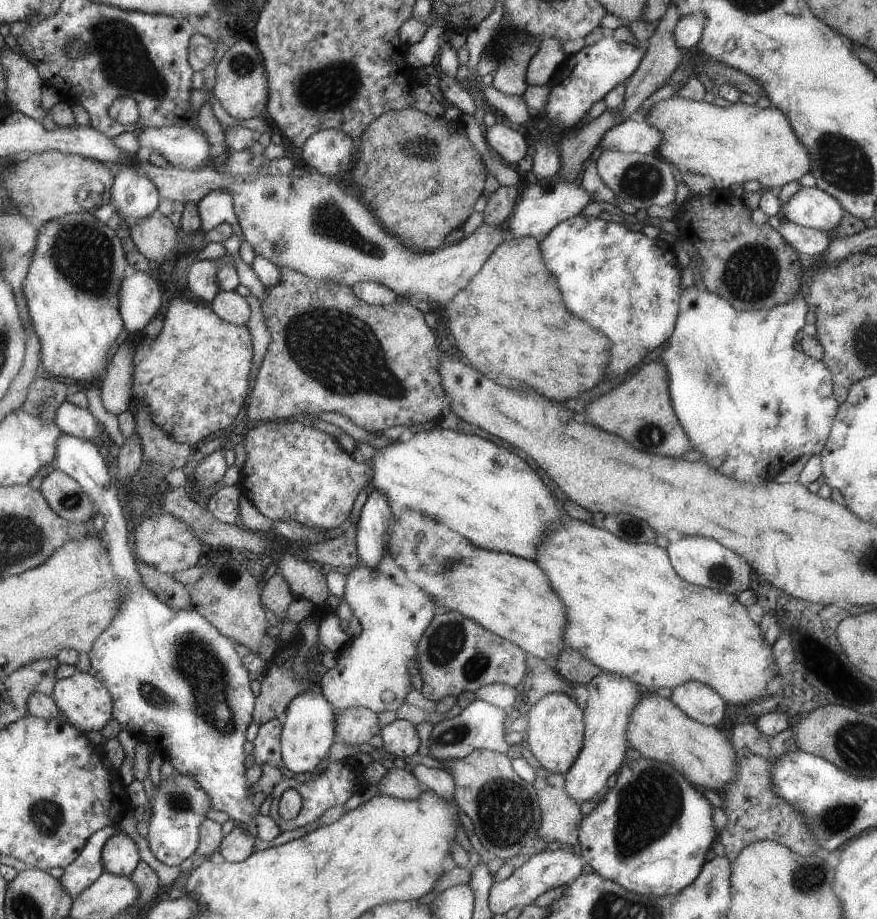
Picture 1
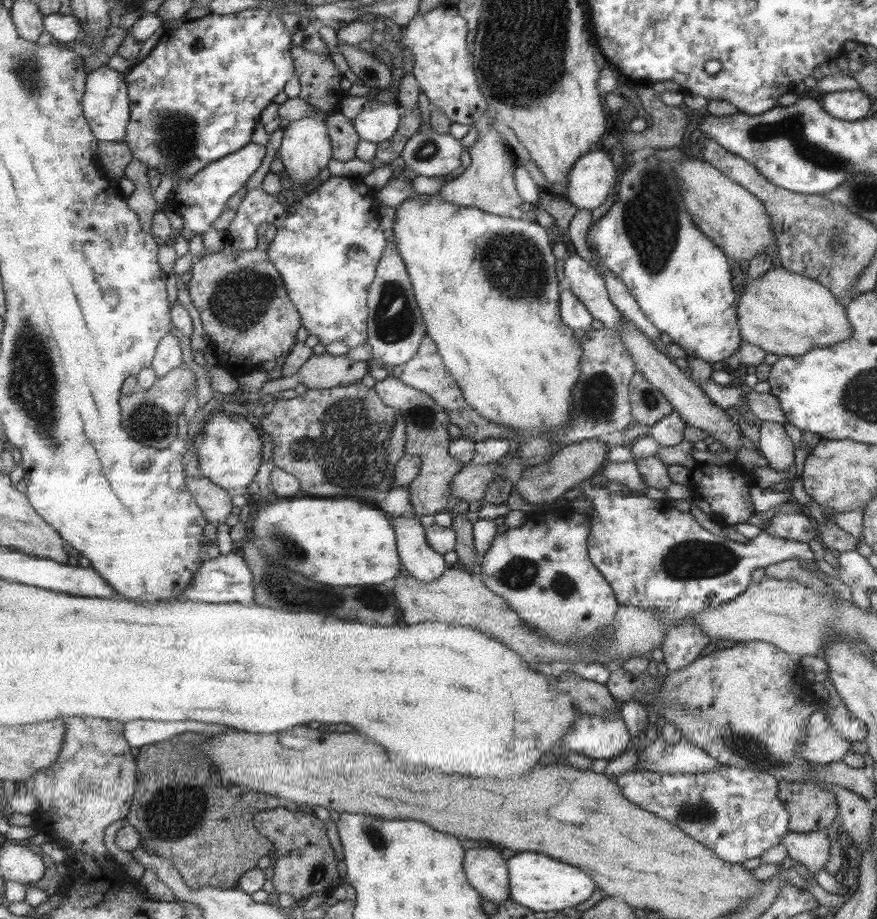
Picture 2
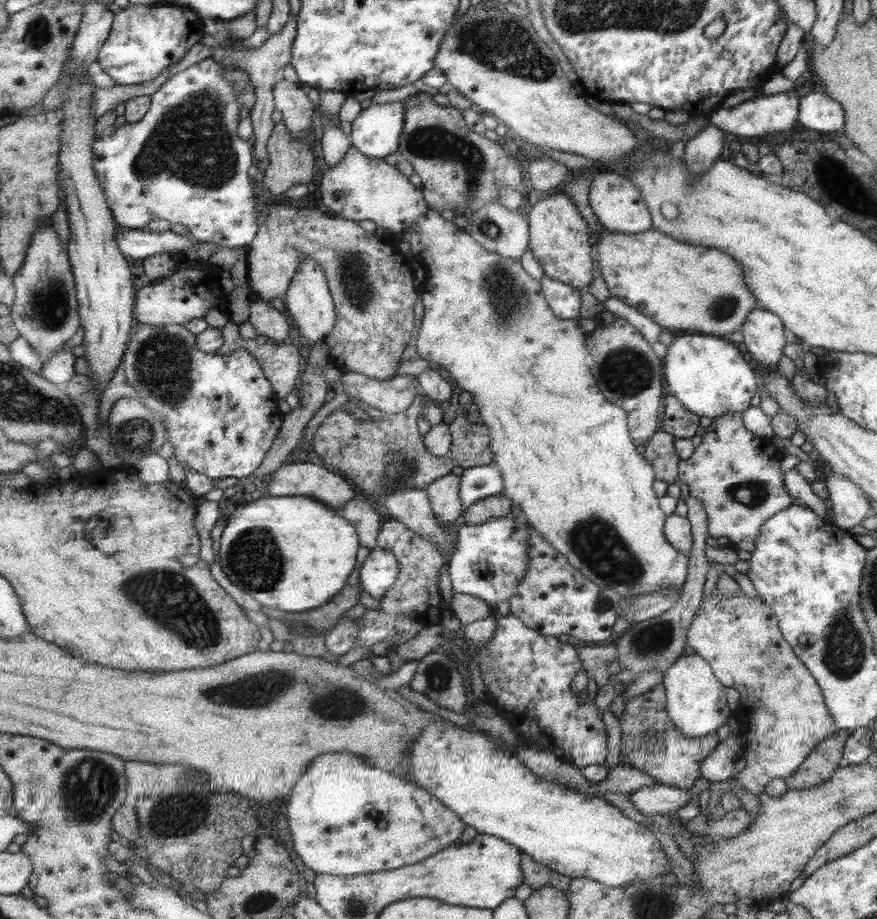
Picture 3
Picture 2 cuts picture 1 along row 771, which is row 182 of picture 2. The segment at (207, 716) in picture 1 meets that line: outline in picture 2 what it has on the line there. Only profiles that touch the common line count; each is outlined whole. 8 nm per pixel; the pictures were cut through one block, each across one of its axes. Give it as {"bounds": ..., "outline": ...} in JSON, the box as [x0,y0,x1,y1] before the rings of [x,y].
{"bounds":[166,142,265,236],"outline":[[[248,142],[243,148],[227,154],[219,161],[210,162],[195,175],[183,177],[175,182],[166,204],[183,218],[182,231],[188,232],[189,230],[195,236],[201,236],[209,230],[213,220],[225,209],[225,202],[229,200],[229,196],[235,194],[239,188],[243,188],[247,178],[259,168],[263,156],[265,156],[263,145]]]}

